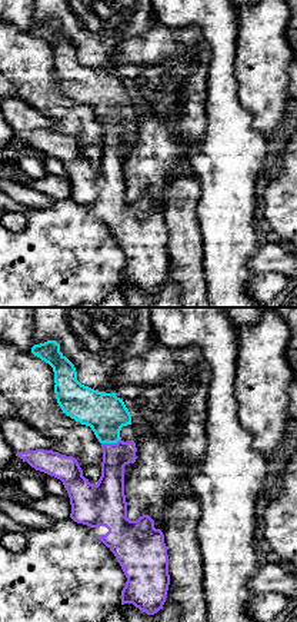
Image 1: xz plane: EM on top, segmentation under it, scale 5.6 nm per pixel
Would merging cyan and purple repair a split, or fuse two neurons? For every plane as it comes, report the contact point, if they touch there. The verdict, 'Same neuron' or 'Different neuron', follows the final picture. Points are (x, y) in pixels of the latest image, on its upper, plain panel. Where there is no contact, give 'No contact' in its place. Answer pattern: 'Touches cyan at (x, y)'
Touches cyan at (110, 122)

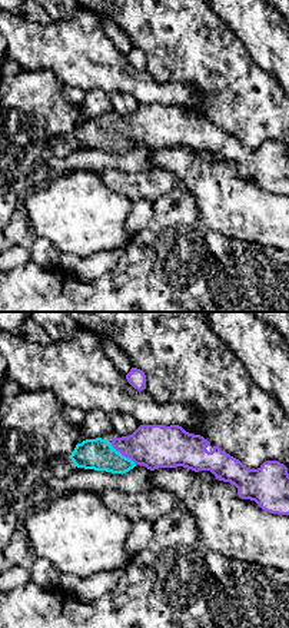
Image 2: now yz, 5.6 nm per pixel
Touches cyan at (122, 135)

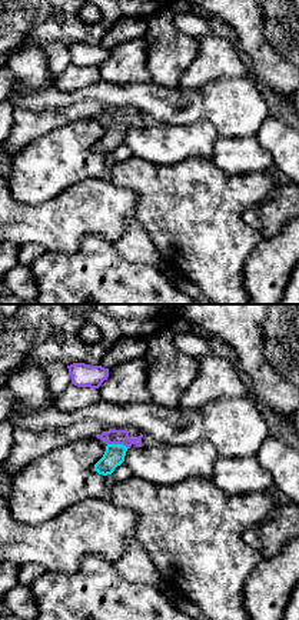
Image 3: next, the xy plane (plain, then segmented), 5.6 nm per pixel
Touches cyan at (119, 124)

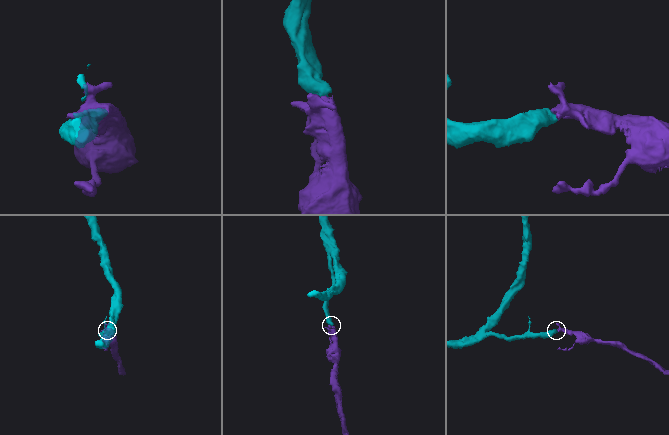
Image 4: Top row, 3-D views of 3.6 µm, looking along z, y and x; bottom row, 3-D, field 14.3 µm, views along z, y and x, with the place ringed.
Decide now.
Same neuron

